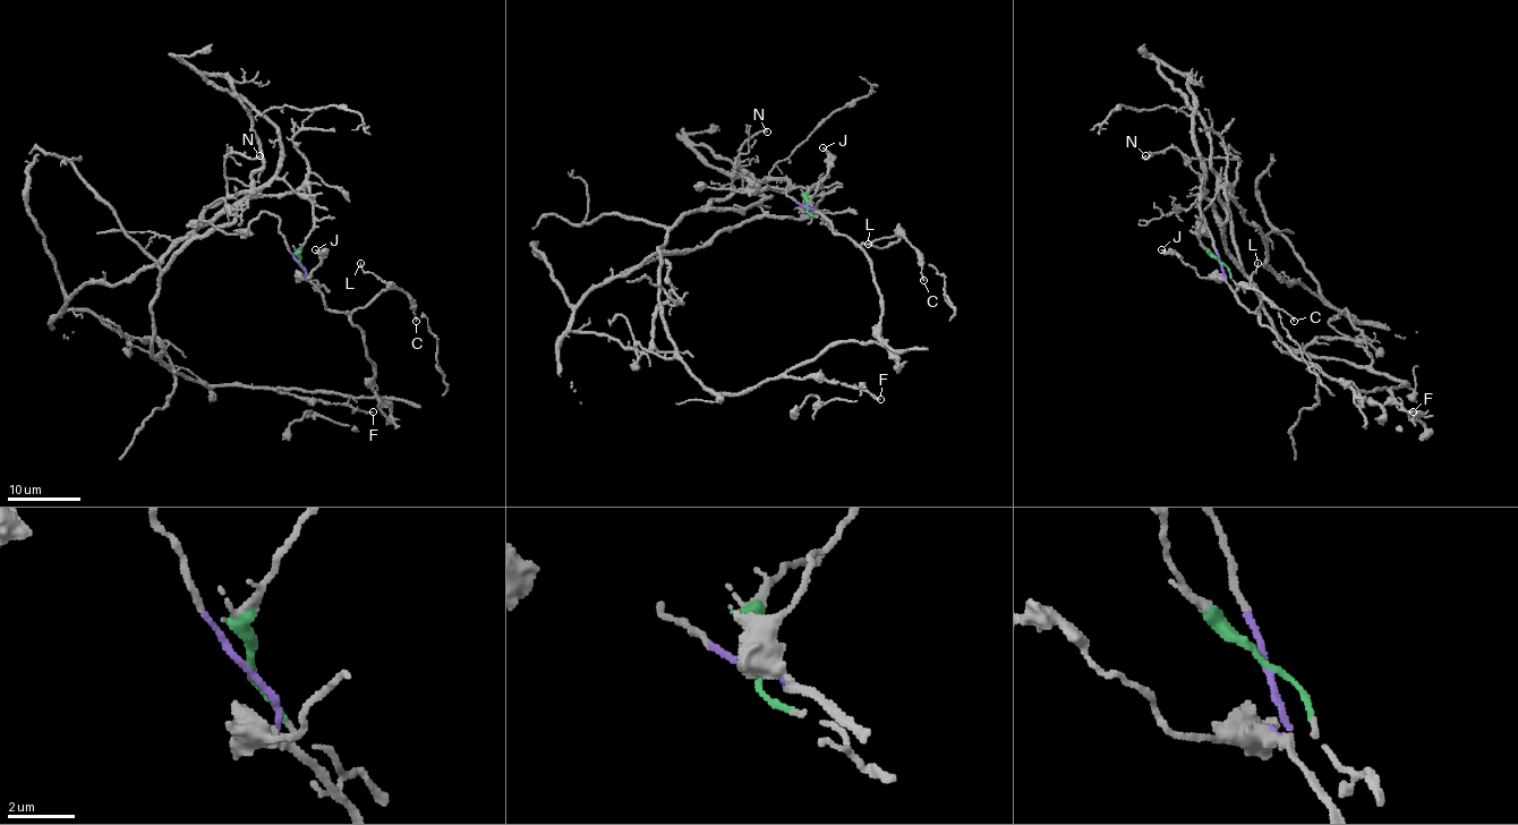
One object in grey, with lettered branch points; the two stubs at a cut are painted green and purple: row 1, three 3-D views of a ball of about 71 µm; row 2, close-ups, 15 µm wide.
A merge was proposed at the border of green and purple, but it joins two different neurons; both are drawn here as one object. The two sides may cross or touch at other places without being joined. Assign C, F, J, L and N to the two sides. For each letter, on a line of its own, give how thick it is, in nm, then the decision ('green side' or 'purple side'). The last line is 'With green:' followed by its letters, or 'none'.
C: calibre 150 nm; purple side
F: calibre 200 nm; green side
J: calibre 110 nm; purple side
L: calibre 100 nm; purple side
N: calibre 140 nm; green side
With green: F, N

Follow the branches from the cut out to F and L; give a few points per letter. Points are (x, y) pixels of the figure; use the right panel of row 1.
F: (1220, 263), (1200, 241), (1203, 179), (1224, 248), (1284, 343), (1407, 385), (1392, 387), (1391, 398), (1413, 413)
L: (1220, 263), (1226, 283), (1248, 312), (1258, 312), (1262, 296), (1251, 287), (1258, 263)

